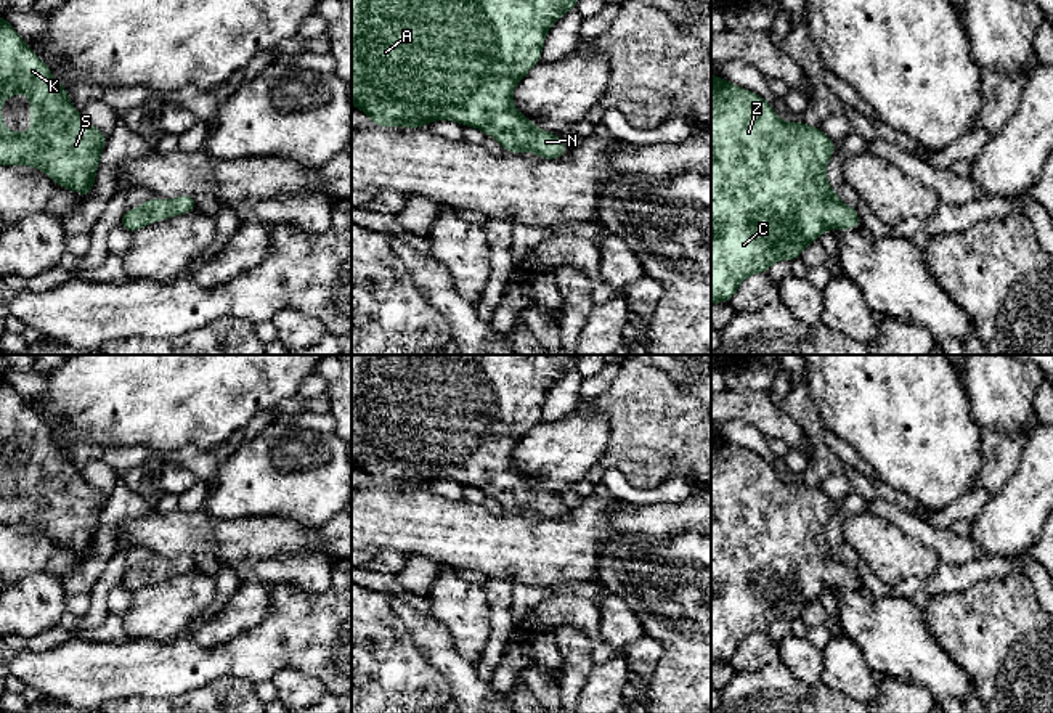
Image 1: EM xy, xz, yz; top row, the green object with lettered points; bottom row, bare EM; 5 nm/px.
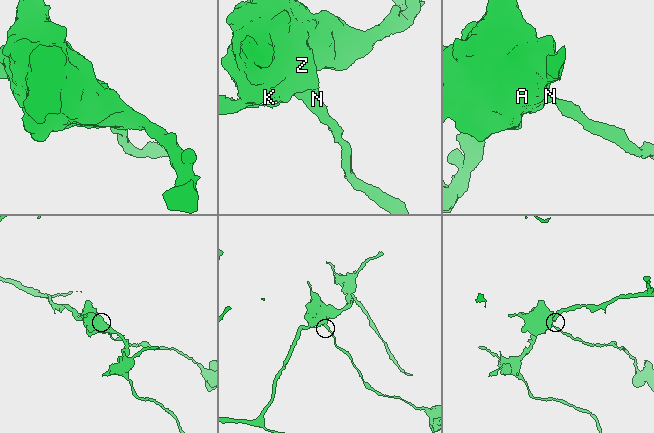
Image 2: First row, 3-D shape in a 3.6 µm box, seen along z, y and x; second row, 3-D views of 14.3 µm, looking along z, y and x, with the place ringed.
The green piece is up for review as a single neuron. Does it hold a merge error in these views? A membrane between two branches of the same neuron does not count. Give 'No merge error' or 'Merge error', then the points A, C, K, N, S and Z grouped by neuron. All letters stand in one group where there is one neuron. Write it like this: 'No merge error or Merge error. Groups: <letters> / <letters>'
No merge error. Groups: A C K N S Z

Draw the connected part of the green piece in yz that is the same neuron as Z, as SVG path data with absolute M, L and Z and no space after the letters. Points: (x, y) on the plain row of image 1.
M711 435L711 665L730 662L753 633L767 633L775 620L791 621L827 589L860 585L856 567L848 567L827 541L827 524L836 503L819 487L799 480L787 483L758 453Z

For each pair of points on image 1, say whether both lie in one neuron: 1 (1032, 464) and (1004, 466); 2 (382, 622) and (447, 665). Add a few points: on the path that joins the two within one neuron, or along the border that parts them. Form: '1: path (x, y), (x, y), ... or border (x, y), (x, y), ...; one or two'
1: border (1026, 439), (1016, 471), (994, 493); two
2: border (394, 611), (403, 622), (416, 649), (439, 672); two

